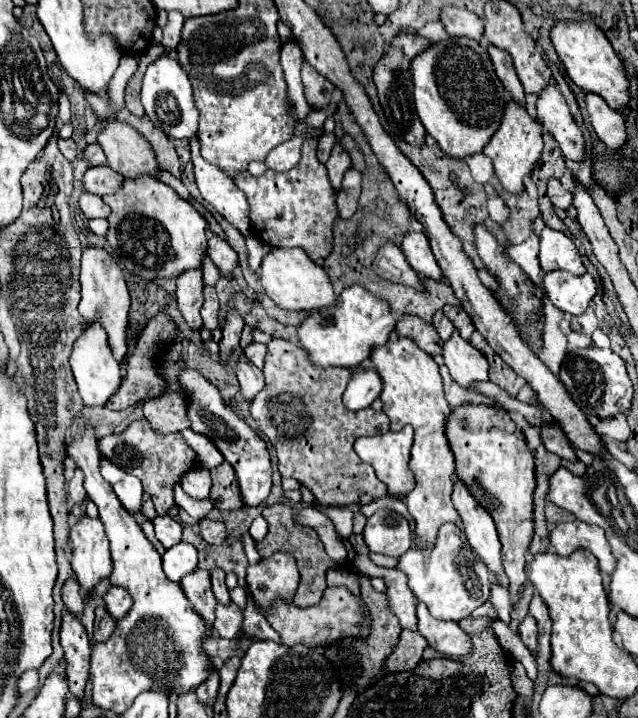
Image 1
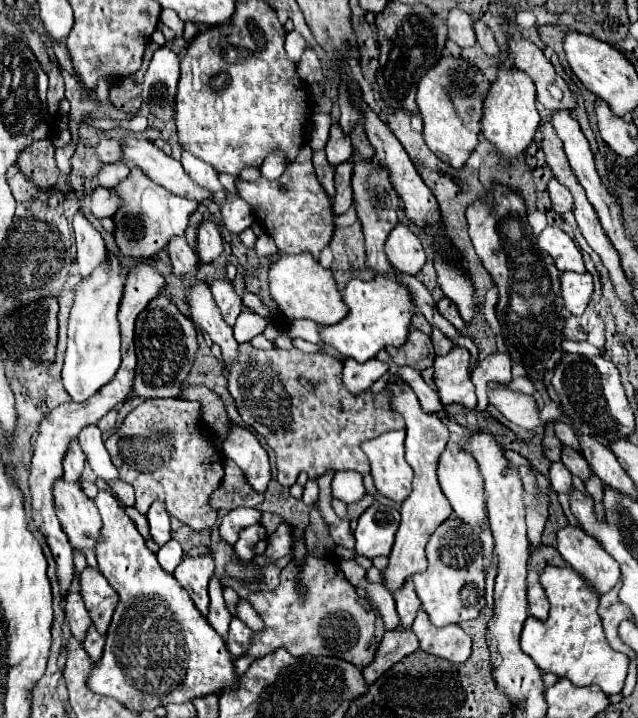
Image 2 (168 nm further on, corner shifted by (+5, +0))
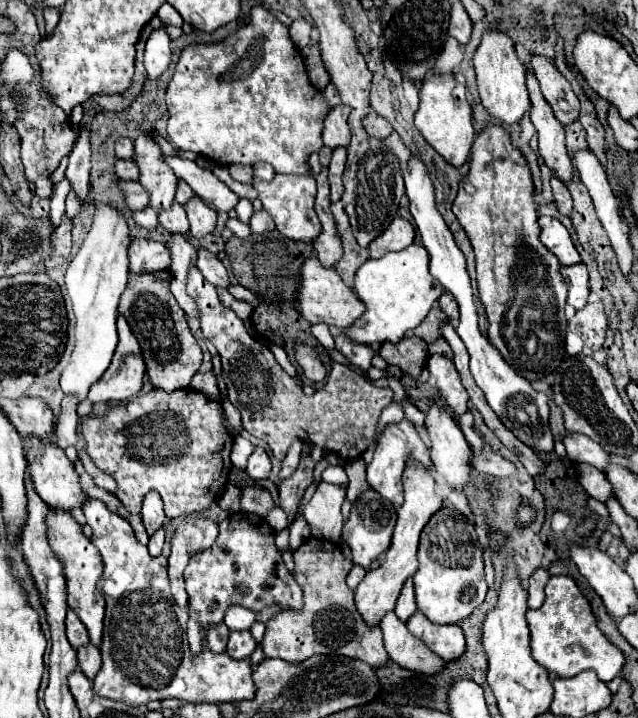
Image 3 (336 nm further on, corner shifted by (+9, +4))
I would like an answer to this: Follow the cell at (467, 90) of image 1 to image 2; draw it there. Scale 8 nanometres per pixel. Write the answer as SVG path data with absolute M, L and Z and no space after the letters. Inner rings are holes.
M445 55L439 63L429 69L417 89L417 105L423 117L423 139L427 147L445 163L461 169L473 149L477 147L477 137L481 131L483 99L489 91L489 81L471 63Z

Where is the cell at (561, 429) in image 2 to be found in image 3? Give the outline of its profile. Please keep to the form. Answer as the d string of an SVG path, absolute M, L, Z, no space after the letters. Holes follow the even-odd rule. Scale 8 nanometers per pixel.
M567 433L565 439L563 439L563 445L567 449L567 457L573 461L573 463L589 463L601 471L605 471L605 467L609 465L609 455L593 441L589 439L587 435L581 435L581 433Z

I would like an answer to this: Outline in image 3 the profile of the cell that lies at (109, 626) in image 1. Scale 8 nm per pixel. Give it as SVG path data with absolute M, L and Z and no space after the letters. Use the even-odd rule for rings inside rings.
M87 643L87 645L83 645L83 647L77 649L77 655L79 655L79 669L89 679L93 679L95 677L95 671L99 671L99 667L101 667L99 647L95 647L93 643Z

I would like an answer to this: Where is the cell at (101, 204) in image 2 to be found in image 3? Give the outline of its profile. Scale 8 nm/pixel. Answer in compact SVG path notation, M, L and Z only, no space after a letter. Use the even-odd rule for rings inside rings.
M119 181L119 189L123 191L125 205L131 211L141 211L147 207L147 191L143 191L137 181Z

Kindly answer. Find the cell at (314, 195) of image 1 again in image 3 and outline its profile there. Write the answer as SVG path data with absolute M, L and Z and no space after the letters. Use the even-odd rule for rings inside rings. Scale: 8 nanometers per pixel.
M311 173L305 175L275 175L273 181L253 179L253 187L259 193L259 199L263 203L263 209L273 217L275 227L279 233L283 233L289 239L313 243L317 235L321 233L321 223L317 219L317 213L313 209L315 203L315 179Z

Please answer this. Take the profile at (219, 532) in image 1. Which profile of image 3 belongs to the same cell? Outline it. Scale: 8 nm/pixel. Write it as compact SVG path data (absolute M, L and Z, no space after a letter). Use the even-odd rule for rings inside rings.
M277 505L265 515L265 519L267 519L267 523L269 523L275 531L283 531L283 529L287 527L287 519L285 519L285 515L283 515L283 509L277 507Z

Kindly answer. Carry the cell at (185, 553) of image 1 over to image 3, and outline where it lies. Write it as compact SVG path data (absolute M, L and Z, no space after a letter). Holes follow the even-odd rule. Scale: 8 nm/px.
M159 529L151 539L149 539L149 553L153 555L153 557L159 557L161 555L161 551L163 551L163 545L165 545L165 533L163 533L163 529Z

